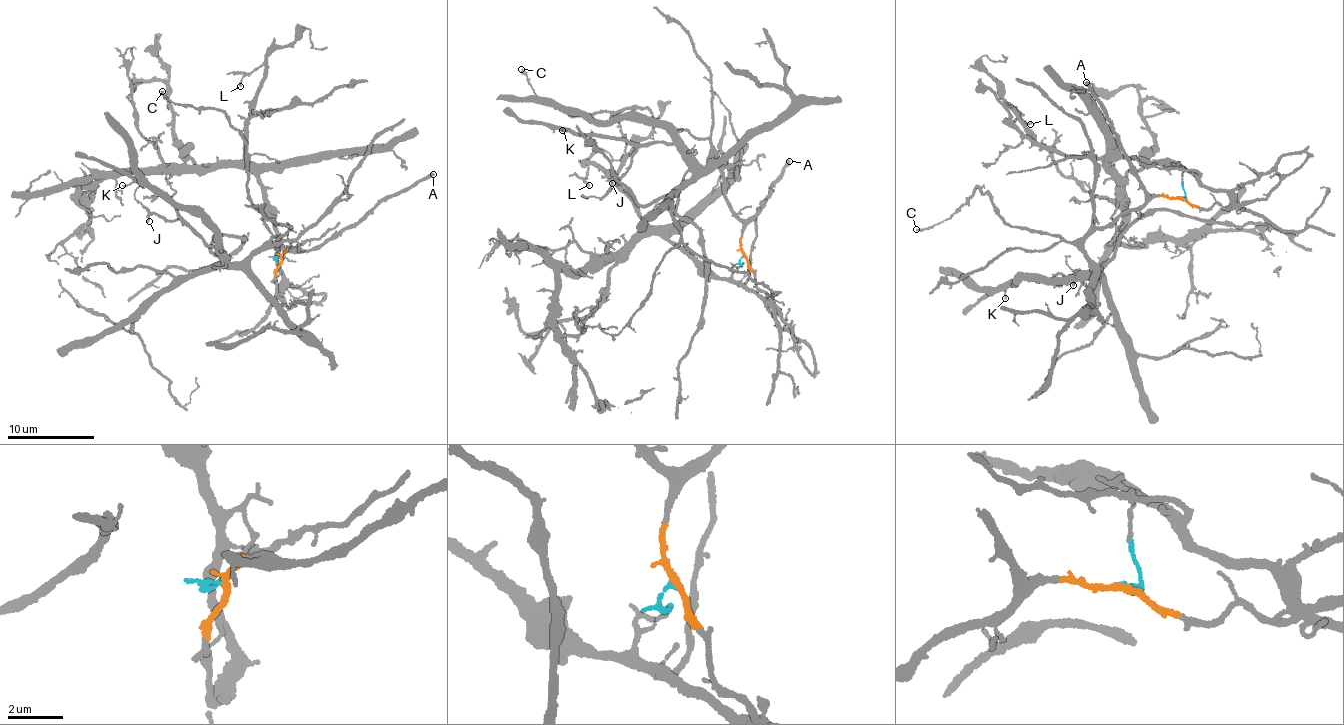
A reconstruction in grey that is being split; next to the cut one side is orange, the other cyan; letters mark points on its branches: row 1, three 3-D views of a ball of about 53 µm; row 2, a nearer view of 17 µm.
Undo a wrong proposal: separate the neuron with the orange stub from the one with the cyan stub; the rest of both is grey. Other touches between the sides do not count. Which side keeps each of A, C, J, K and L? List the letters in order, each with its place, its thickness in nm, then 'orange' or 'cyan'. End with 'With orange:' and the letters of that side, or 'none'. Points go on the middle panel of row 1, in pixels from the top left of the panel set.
A: place (789, 161); calibre 320 nm; orange
C: place (521, 69); calibre 160 nm; orange
J: place (612, 183); calibre 150 nm; orange
K: place (562, 130); calibre 100 nm; orange
L: place (589, 185); calibre 140 nm; cyan
With orange: A, C, J, K

